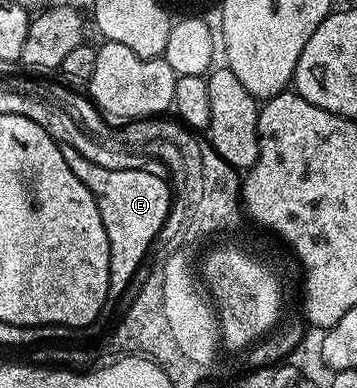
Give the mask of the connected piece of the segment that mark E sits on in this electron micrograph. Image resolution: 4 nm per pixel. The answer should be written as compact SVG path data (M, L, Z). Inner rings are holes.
M61 146L61 151L63 160L67 160L67 168L83 180L97 201L109 245L109 302L115 304L124 296L125 289L134 285L133 277L141 261L148 256L153 241L165 230L165 221L171 211L170 183L151 172L139 172L135 168L99 168L99 164L91 164L87 156L75 152L70 146Z

